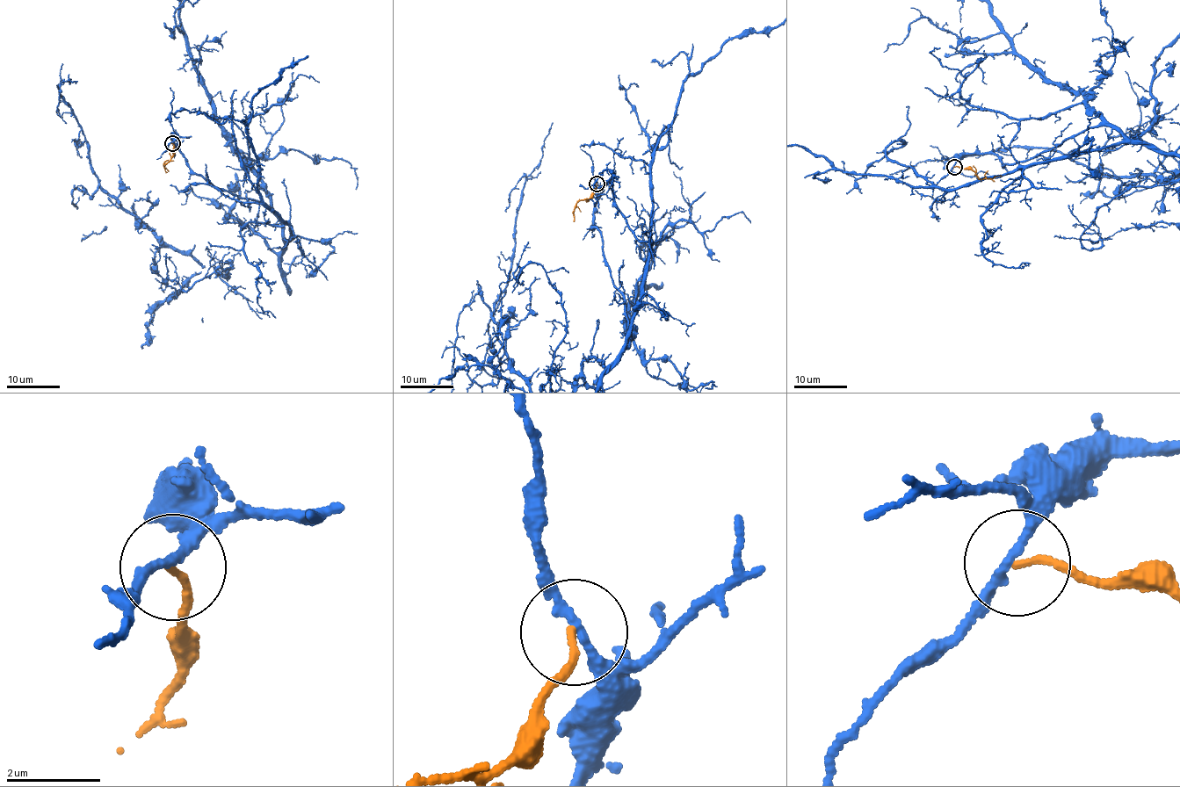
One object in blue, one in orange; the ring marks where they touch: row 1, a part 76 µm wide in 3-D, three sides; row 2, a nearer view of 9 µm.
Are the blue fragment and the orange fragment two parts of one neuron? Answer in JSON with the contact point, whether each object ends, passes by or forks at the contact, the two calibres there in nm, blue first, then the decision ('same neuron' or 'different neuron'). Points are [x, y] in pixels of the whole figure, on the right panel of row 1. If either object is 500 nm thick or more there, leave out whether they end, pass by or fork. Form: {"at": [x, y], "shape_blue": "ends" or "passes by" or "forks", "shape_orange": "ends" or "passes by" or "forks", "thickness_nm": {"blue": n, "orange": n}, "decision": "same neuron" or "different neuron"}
{"at": [954, 167], "shape_blue": "passes by", "shape_orange": "ends", "thickness_nm": {"blue": 170, "orange": 140}, "decision": "different neuron"}

